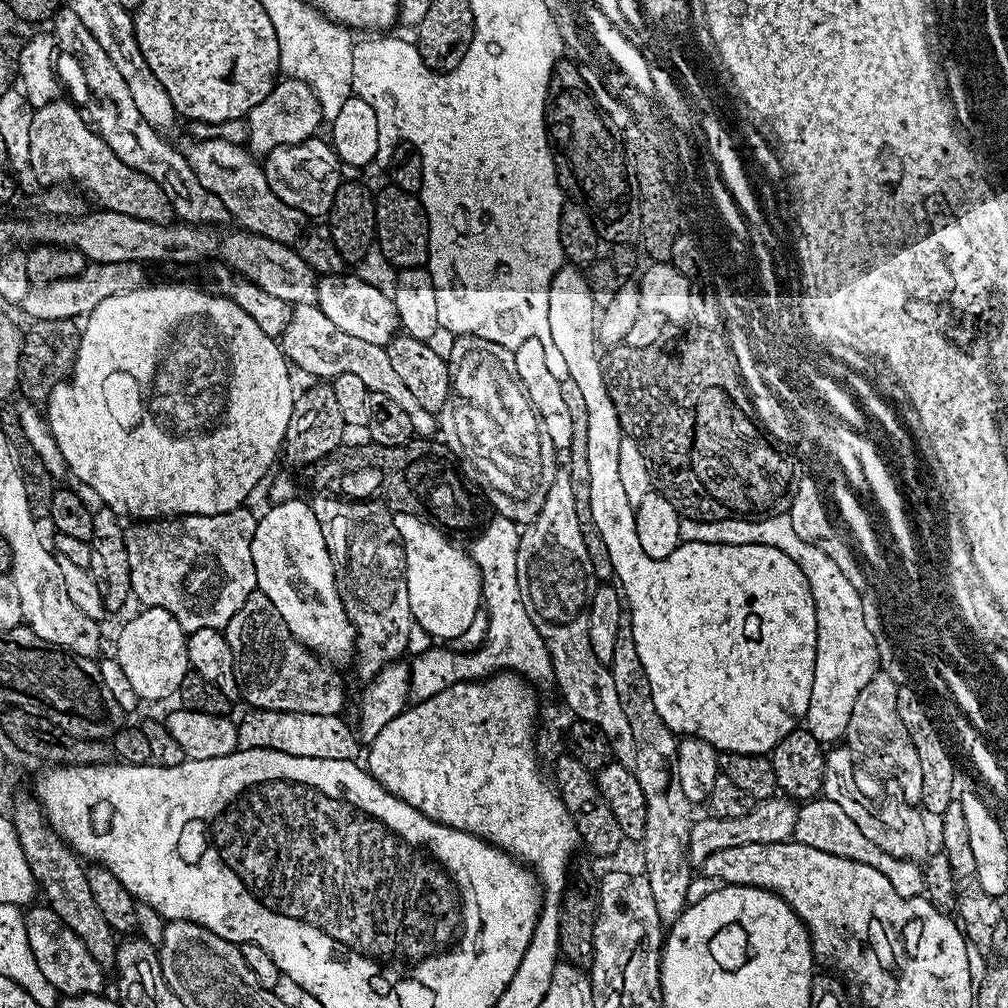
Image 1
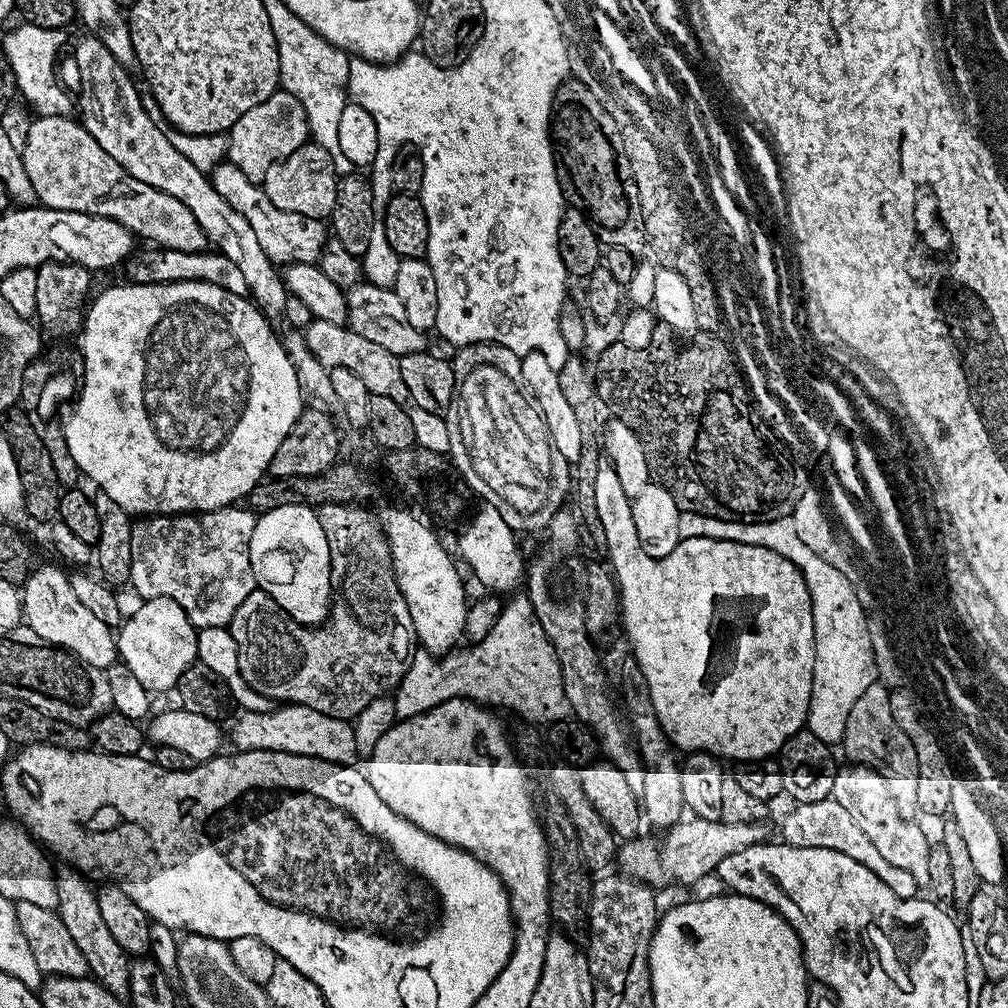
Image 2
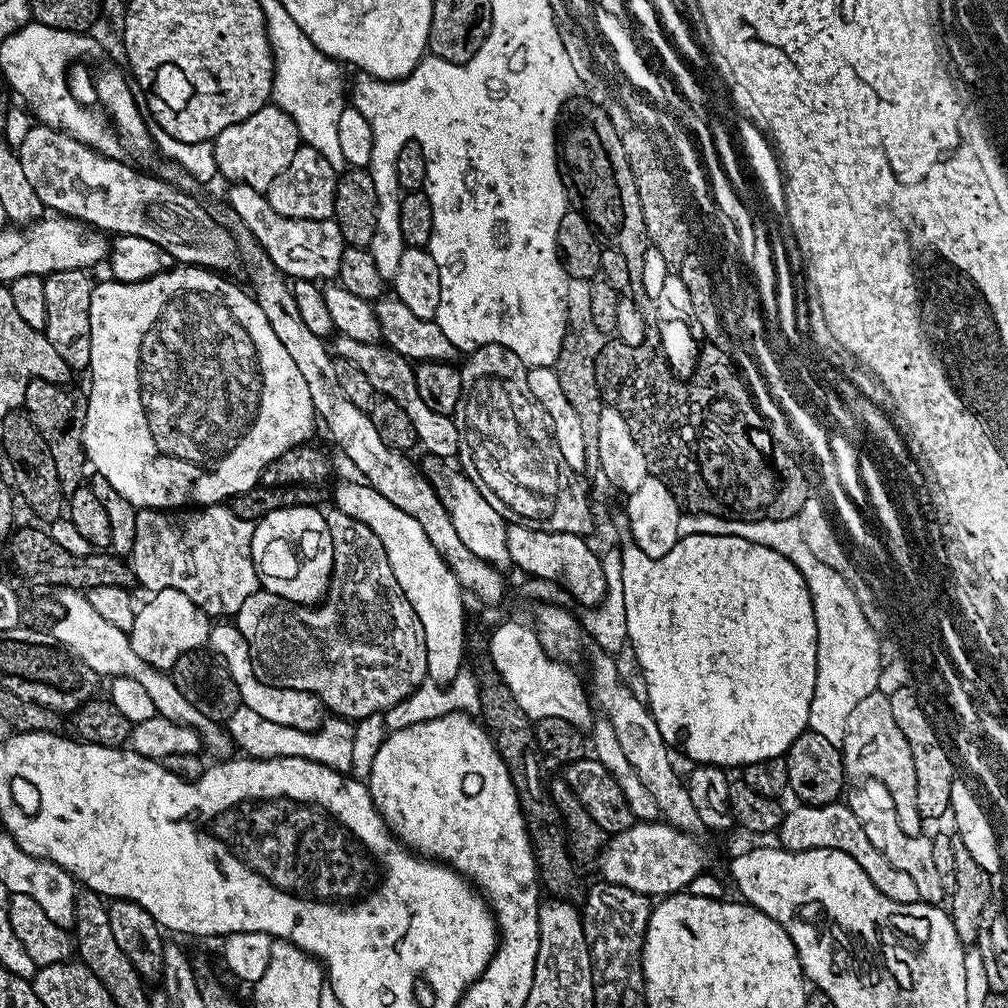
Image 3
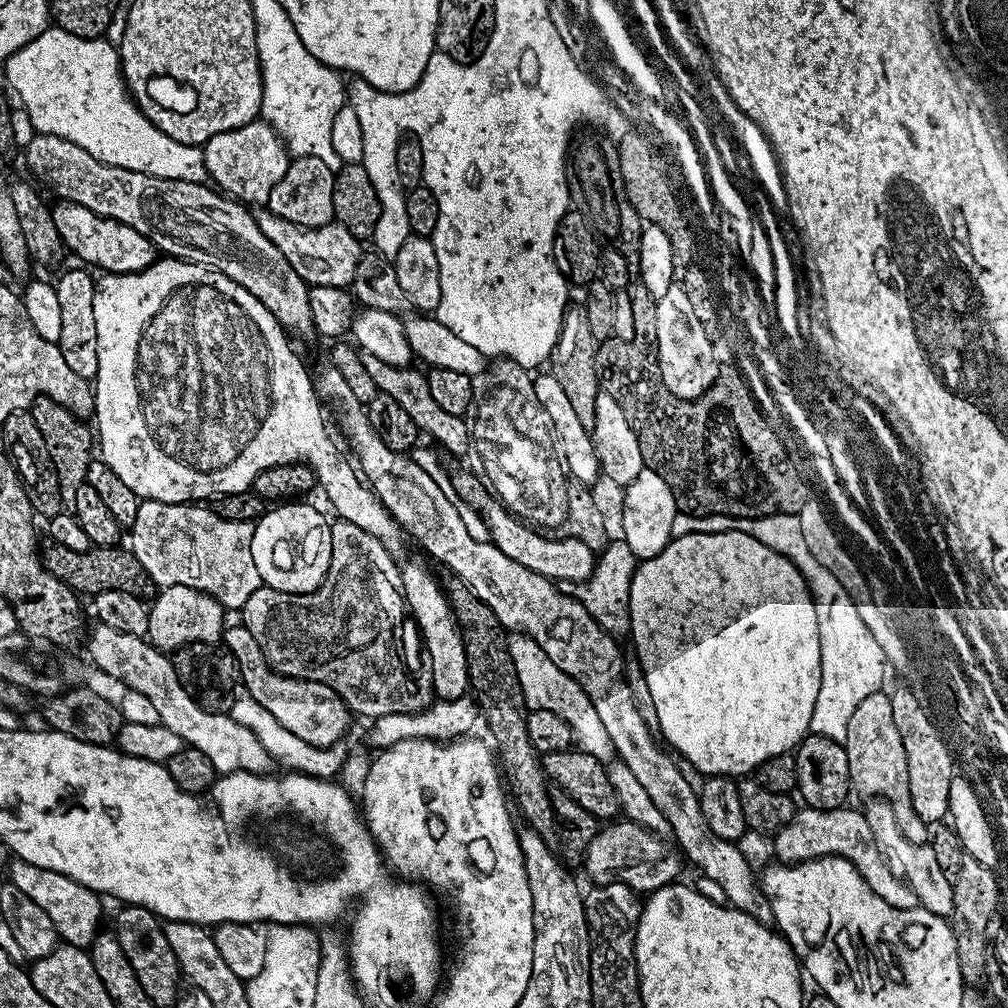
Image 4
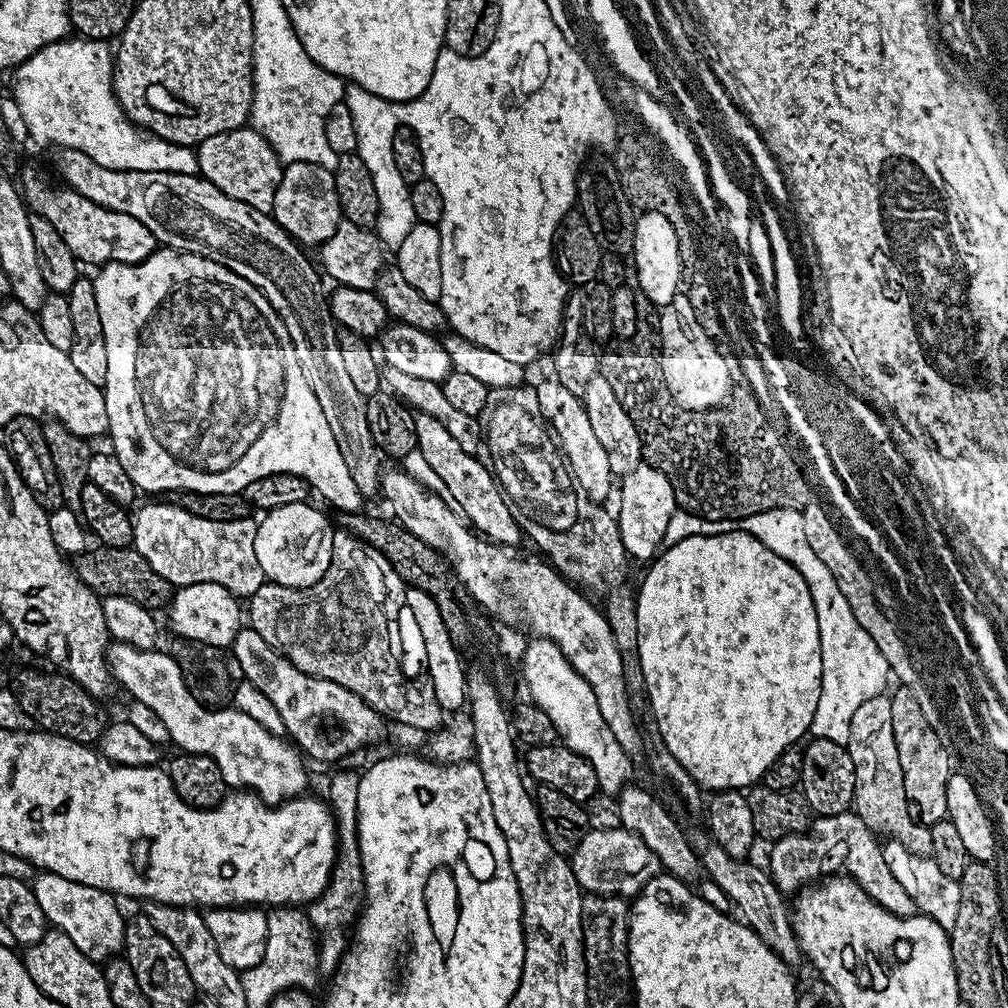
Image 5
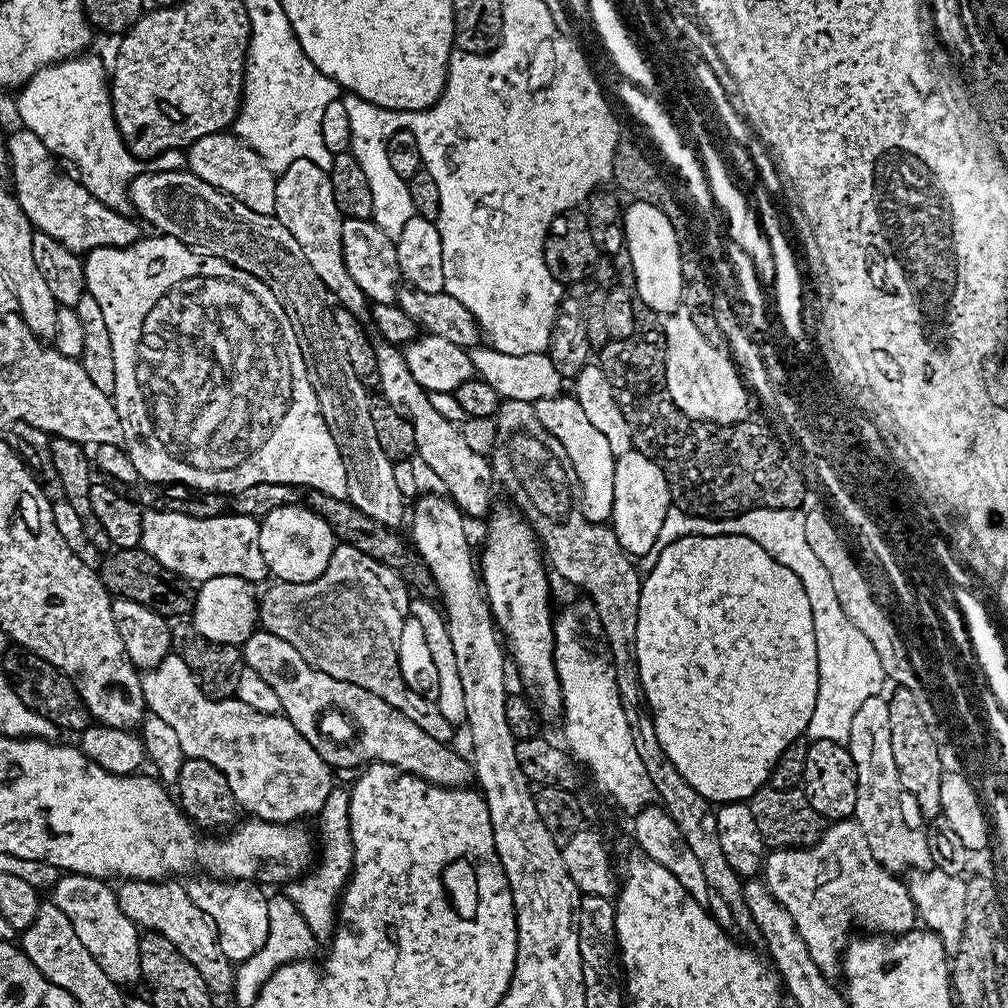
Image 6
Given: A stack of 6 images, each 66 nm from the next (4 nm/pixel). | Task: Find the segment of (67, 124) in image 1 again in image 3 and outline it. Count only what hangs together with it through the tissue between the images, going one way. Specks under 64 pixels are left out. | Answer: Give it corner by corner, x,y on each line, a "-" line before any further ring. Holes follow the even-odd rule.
37,123
30,130
30,134
26,134
26,139
18,149
18,155
23,173
26,174
27,181
34,186
34,194
42,198
45,209
79,220
104,234
112,232
111,234
116,236
146,238
146,242
154,242
159,248
170,253
173,261
184,266
199,266
217,270
222,274
228,274
232,267
237,267
238,244
233,233
228,233
195,200
195,195
180,191
175,184
168,183
159,175
156,177
147,176
144,172
136,173
130,165
123,164
123,159
105,156
103,152
96,151
88,144
42,123

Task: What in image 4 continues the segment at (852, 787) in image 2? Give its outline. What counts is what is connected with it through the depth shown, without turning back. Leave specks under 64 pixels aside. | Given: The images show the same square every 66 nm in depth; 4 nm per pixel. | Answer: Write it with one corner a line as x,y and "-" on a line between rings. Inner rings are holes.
883,802
869,804
872,805
863,809
864,817
866,822
870,822
874,842
880,853
884,855
884,860
890,866
890,870
894,870
894,874
901,876
910,886
910,890
914,890
914,894
918,894
919,907
945,918
951,917
954,906
952,882
947,881
945,875
942,874
931,843
915,844
910,842
910,838
906,838
902,834
902,830
898,830
898,822
894,822
894,810
890,810
888,804

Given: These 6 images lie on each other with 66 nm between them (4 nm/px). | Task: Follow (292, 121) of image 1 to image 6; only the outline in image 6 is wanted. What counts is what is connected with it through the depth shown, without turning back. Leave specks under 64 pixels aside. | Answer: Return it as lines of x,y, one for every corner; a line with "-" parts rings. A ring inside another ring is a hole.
231,131
206,134
206,138
198,138
198,142
188,145
186,168
202,178
202,182
245,203
255,213
275,216
277,173
271,172
262,157
248,144
241,144

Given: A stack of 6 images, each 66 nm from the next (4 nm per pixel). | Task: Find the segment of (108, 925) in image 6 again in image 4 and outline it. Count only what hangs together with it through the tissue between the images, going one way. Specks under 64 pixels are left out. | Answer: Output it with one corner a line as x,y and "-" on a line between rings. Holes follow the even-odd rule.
13,859
10,864
11,870
10,882
18,886
18,890
24,891
32,901
38,902
38,906
42,906
46,914
50,914
57,935
65,943
82,949
87,949
89,945
95,943
102,916
103,901
99,893
74,882
73,879
66,878
66,874
58,874
54,870
42,870
42,866
34,866
25,860

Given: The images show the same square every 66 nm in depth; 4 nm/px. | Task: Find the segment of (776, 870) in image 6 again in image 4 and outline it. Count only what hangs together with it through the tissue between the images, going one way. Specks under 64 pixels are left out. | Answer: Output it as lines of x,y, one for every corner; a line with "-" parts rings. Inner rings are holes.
851,806
842,808
801,807
790,818
790,822
786,822
786,826
782,826
782,830
775,833
772,842
772,848
776,851
775,859
779,863
801,864
823,856
841,856
842,859
849,860
856,867
858,874
862,874
870,890
874,890
878,898
890,902
890,906
910,910
918,905
918,894
914,894
914,890
910,890
908,883
901,876
896,876
894,870
890,870
890,866
885,862
884,855
880,853
874,842
870,822
866,822
863,811
855,812

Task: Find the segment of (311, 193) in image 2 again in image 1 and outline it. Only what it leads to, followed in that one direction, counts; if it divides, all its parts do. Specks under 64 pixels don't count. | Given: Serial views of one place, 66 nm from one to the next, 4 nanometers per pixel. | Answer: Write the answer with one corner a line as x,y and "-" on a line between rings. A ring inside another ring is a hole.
320,139
303,140
294,146
278,146
262,160
264,177
270,190
278,198
282,198
286,206
298,210
305,218
327,217
332,209
334,194
342,181
340,159
332,149
331,143
327,139

